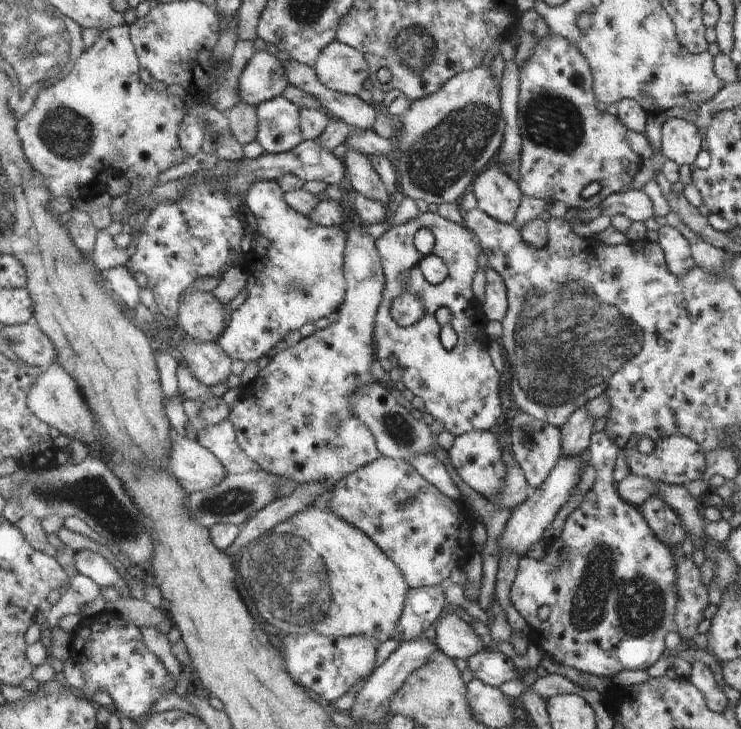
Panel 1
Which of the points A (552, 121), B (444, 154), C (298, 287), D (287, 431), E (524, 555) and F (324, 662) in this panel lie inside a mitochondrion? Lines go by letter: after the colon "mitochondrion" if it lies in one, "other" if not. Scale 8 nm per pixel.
A: mitochondrion
B: mitochondrion
C: mitochondrion
D: other
E: other
F: other

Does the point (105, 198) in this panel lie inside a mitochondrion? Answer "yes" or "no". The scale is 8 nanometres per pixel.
no

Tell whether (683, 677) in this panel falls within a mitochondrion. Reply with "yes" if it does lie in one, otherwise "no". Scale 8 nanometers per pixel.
no

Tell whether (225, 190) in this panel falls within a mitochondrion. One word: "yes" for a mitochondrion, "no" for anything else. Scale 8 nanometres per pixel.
no

